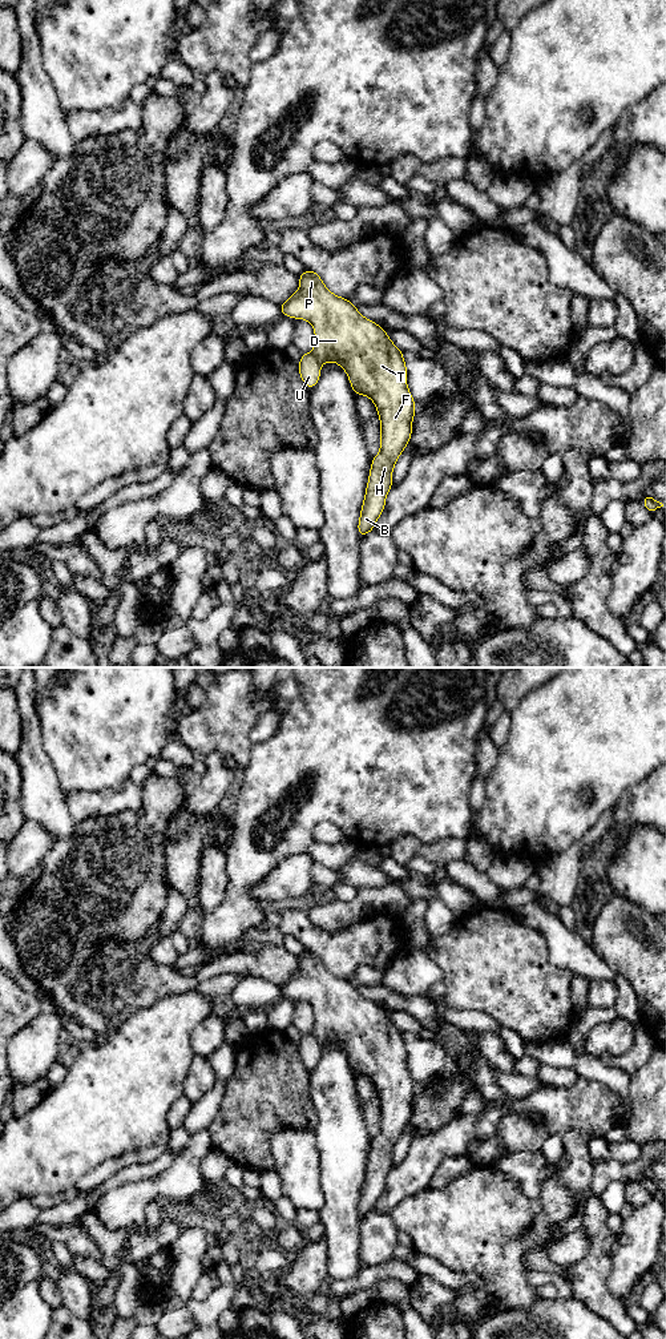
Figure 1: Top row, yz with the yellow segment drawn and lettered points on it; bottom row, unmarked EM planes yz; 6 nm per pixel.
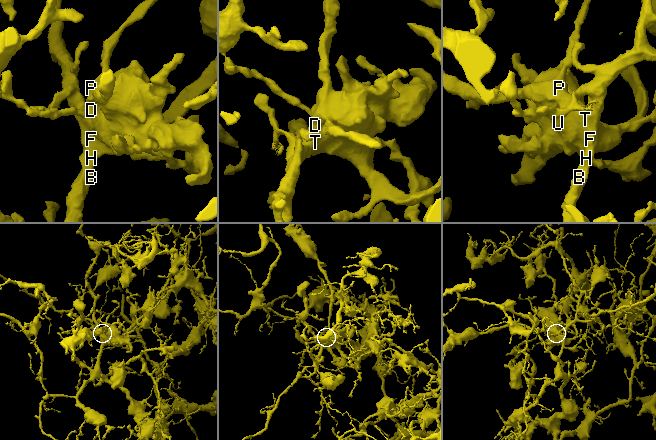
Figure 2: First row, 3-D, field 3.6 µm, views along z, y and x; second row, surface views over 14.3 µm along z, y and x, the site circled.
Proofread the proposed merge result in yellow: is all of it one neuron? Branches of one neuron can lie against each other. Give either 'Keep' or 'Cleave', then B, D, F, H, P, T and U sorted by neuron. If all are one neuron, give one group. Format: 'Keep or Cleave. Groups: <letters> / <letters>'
Cleave. Groups: B D F H P T / U

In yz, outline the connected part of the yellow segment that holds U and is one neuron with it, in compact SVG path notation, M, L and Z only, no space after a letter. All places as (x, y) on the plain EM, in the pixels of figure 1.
M306 1033L300 1036L298 1052L307 1070L311 1070L316 1066L320 1060L322 1050L320 1044L318 1042L314 1033Z

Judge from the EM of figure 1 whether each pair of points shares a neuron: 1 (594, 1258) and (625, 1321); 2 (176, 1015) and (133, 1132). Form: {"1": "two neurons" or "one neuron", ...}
{"1": "one neuron", "2": "one neuron"}

